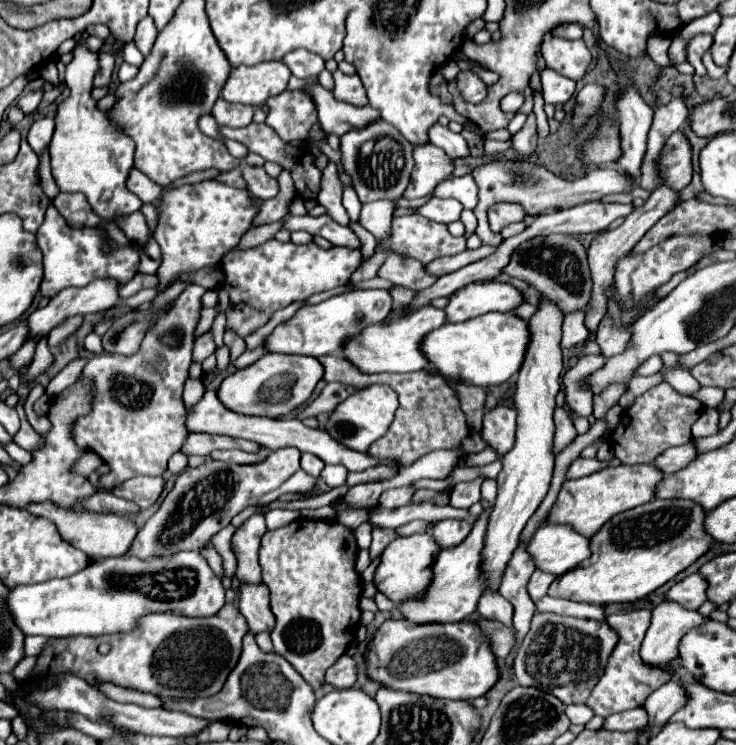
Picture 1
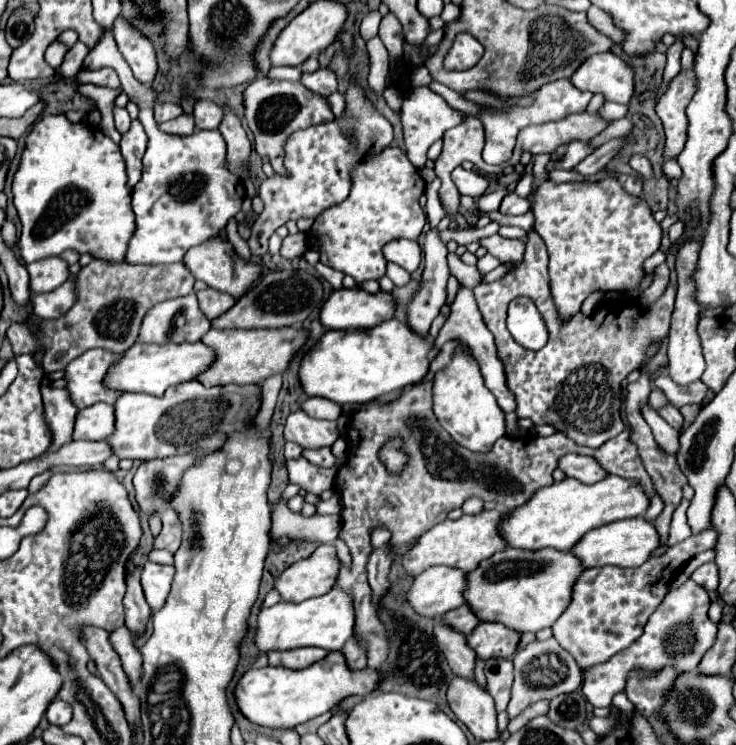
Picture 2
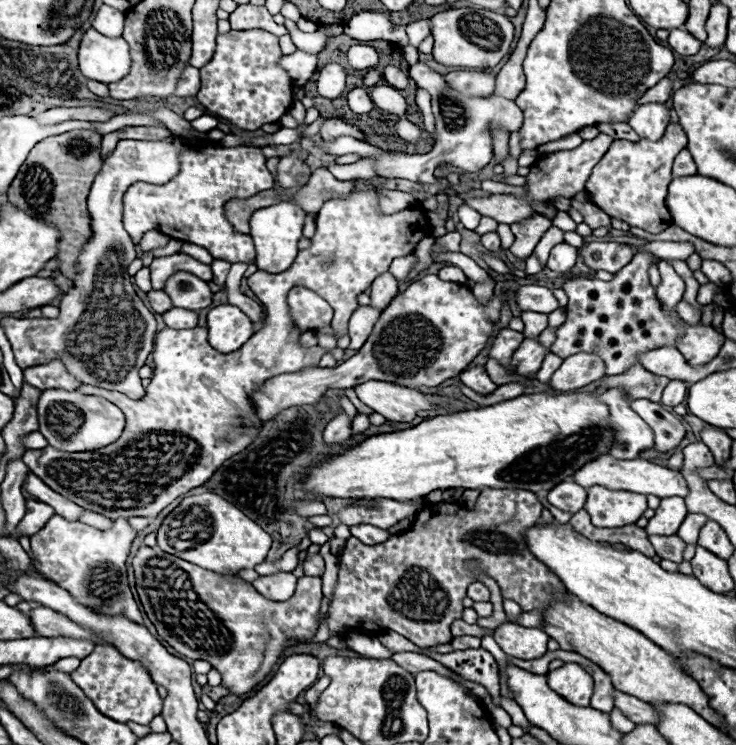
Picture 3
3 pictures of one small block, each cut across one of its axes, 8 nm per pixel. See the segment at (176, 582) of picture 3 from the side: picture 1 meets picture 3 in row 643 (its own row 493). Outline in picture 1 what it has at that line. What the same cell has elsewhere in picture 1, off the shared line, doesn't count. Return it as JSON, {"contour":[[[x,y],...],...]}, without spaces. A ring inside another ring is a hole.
{"contour":[[[280,448],[258,464],[238,466],[208,458],[198,468],[186,468],[174,482],[174,488],[166,494],[156,514],[136,534],[132,548],[124,556],[136,556],[150,560],[152,556],[172,556],[182,550],[200,552],[210,544],[212,536],[220,532],[230,520],[248,506],[270,504],[286,492],[306,494],[316,488],[316,478],[300,468],[298,448]]]}

